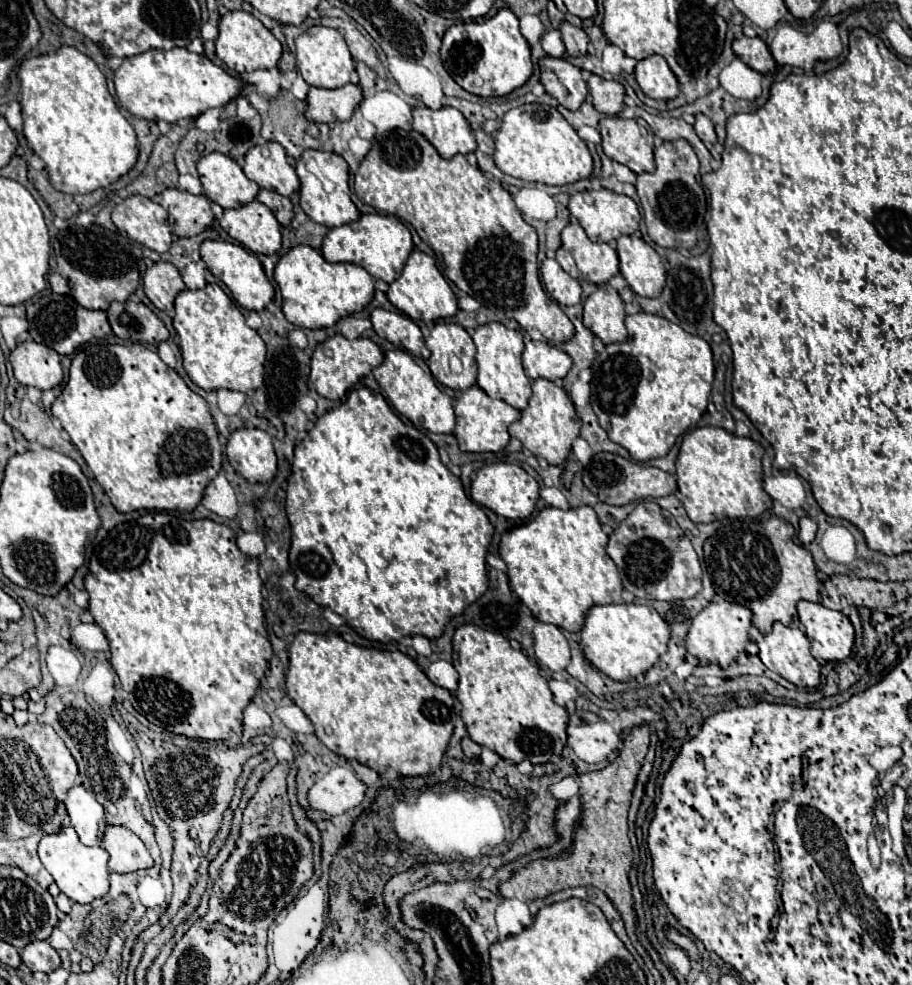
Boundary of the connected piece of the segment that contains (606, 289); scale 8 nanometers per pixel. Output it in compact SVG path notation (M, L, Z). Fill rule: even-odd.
M599 285L585 301L583 325L591 329L605 345L621 343L627 339L627 329L623 325L625 311L619 293L611 285Z

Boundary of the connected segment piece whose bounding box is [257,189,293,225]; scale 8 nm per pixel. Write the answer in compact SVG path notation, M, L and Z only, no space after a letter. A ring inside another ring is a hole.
M261 189L259 195L257 195L257 201L267 205L281 225L289 225L291 223L291 219L293 219L293 205L291 205L289 197L281 197L279 193L273 193L269 189Z

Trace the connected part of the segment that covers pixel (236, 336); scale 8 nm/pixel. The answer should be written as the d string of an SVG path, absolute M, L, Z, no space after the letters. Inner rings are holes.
M207 285L197 291L181 291L175 299L173 327L181 339L179 347L183 367L191 381L201 389L231 389L249 393L263 383L265 343L259 333L245 323L239 307L219 285Z

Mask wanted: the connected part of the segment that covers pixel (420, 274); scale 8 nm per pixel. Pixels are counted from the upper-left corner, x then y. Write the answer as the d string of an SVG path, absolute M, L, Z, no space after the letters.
M413 249L401 275L389 285L389 291L387 291L387 297L389 301L401 311L405 313L407 317L415 319L415 321L435 321L435 319L445 319L445 317L453 317L457 311L459 311L459 305L457 305L457 295L453 293L451 285L447 283L447 279L439 273L435 261L419 251L419 249Z

